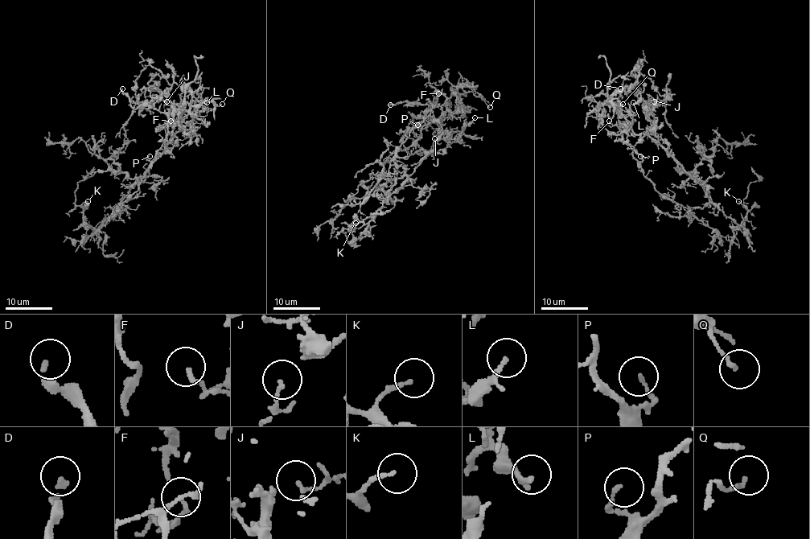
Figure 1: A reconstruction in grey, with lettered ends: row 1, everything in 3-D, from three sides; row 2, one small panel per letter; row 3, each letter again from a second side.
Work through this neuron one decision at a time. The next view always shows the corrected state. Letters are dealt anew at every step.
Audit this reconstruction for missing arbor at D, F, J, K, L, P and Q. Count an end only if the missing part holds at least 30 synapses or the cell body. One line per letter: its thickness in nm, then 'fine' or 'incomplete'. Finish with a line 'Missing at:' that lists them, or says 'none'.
D: 180 nm | fine
F: 140 nm | fine
J: 100 nm | fine
K: 140 nm | fine
L: 120 nm | fine
P: 130 nm | fine
Q: 160 nm | fine
Missing at: none

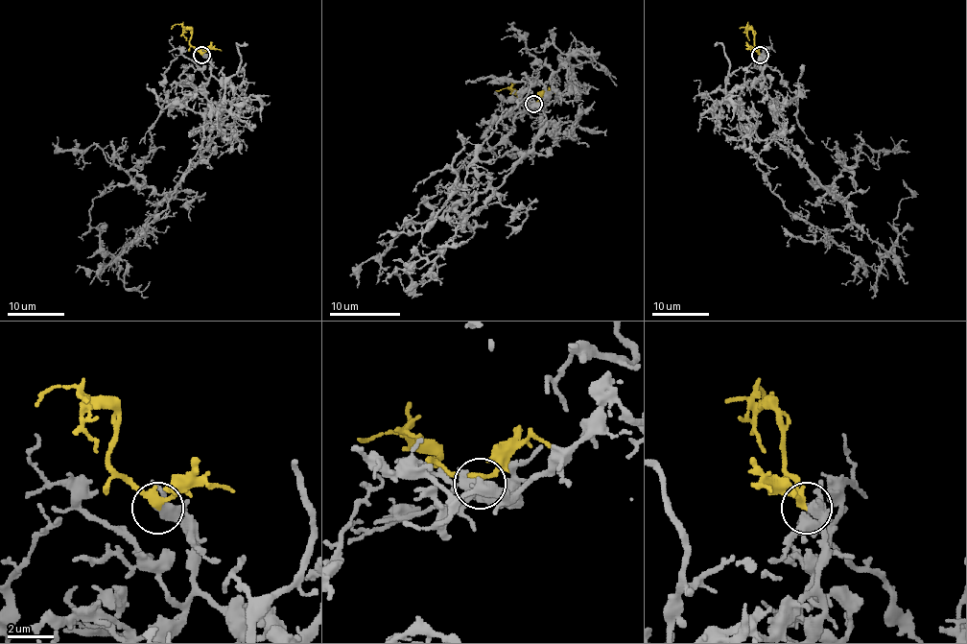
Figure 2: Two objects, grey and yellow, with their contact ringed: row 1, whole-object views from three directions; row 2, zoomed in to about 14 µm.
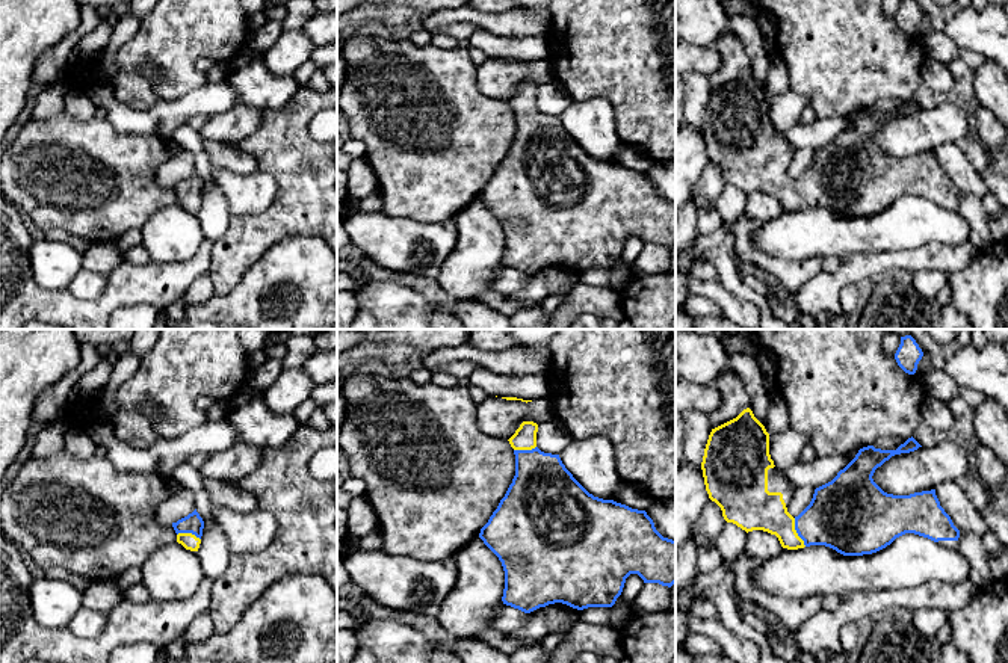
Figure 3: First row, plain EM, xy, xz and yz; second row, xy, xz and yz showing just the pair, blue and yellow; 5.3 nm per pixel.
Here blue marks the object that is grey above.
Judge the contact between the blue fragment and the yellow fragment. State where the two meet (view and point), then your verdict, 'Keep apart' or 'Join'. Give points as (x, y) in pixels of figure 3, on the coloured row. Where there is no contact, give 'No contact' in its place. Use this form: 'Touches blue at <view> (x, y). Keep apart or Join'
Touches blue at yz (797, 532). Join

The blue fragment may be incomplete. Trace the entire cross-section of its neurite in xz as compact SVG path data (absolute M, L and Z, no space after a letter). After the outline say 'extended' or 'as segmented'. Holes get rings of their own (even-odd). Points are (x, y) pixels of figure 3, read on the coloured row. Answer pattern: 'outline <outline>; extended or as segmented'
outline M523 421L508 439L515 455L515 476L479 533L484 544L502 562L505 571L503 604L524 613L555 603L577 610L612 607L630 574L638 574L644 583L671 587L676 583L676 541L663 538L645 510L589 494L565 468L559 455L544 453L536 447L536 432L536 423Z; extended

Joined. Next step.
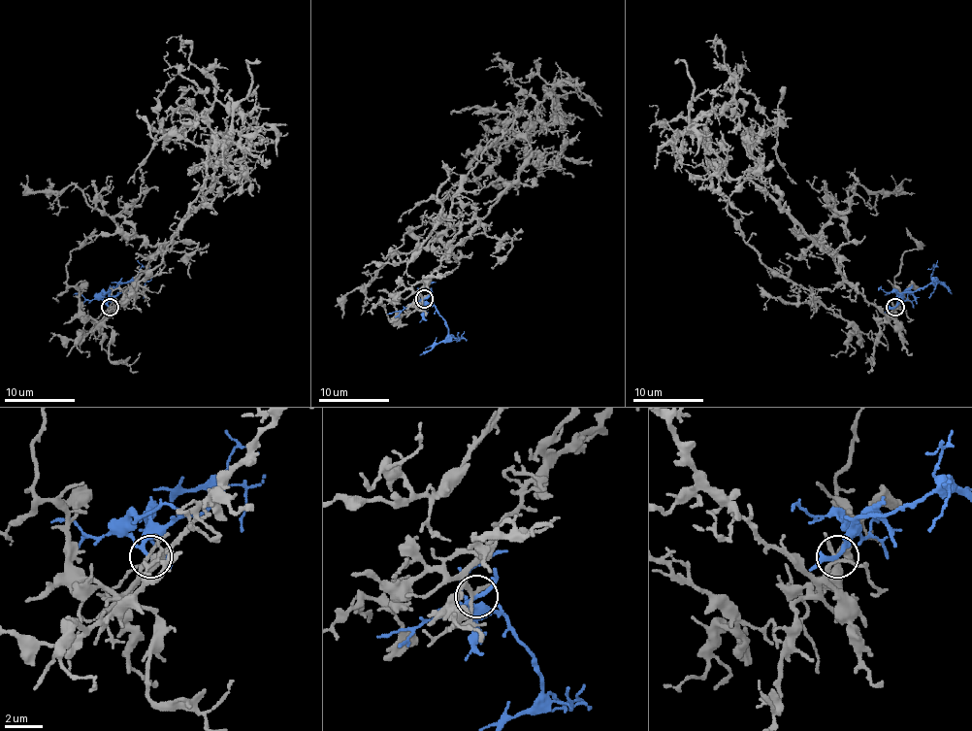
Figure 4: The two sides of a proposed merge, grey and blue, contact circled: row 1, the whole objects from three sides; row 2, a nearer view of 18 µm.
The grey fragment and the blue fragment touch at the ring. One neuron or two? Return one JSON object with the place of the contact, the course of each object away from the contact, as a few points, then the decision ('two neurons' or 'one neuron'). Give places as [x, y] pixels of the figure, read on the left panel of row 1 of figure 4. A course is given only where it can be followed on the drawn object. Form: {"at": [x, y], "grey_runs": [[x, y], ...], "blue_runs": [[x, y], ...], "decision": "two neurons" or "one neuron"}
{"at": [110, 307], "grey_runs": [[111, 307], [107, 315], [204, 201], [215, 165], [163, 260], [79, 337], [89, 356]], "blue_runs": [[111, 307], [107, 303], [120, 292], [126, 292], [133, 283], [120, 282], [105, 294]], "decision": "two neurons"}

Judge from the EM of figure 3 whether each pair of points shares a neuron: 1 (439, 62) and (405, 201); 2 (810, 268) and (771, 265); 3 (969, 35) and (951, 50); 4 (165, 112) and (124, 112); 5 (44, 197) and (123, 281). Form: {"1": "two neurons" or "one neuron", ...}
{"1": "one neuron", "2": "one neuron", "3": "two neurons", "4": "one neuron", "5": "two neurons"}

